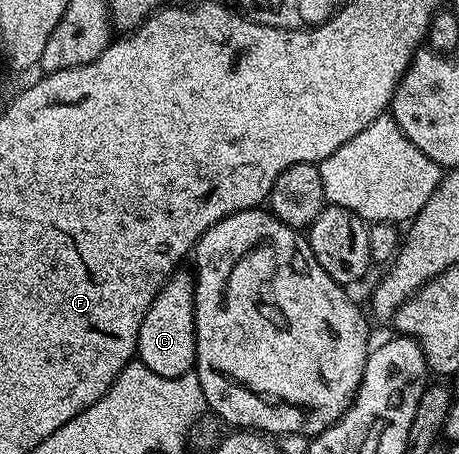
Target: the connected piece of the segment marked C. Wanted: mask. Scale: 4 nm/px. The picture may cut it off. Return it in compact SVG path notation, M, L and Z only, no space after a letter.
M189 269L175 270L152 300L138 333L136 354L144 365L160 376L175 378L191 373L192 359L196 356L196 336L192 333L192 274Z

